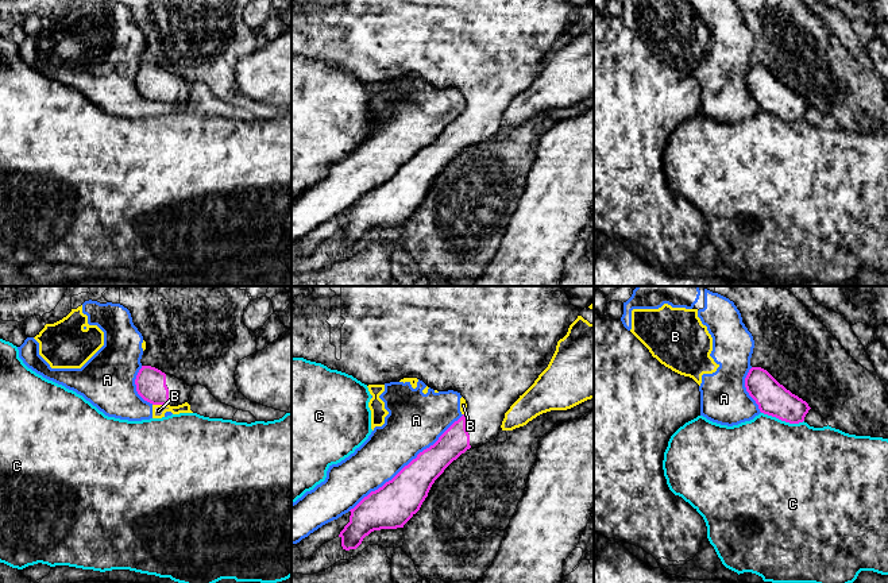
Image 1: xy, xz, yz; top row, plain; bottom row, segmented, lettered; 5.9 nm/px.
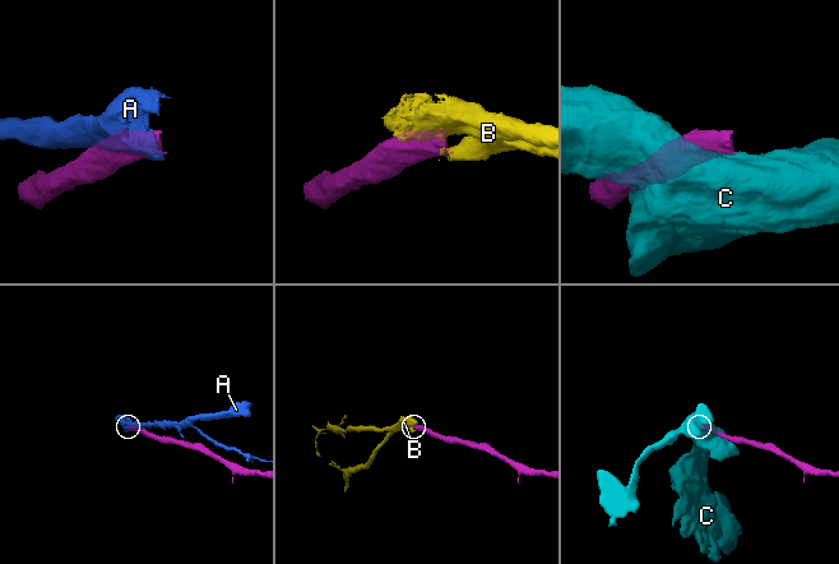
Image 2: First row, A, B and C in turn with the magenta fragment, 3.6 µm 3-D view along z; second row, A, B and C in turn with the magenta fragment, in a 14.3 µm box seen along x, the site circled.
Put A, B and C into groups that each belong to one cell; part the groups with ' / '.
A B / C

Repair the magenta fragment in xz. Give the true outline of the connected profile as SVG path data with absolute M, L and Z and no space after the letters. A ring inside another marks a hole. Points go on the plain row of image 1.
M292 0L292 55L304 55L310 59L321 61L331 67L352 73L367 84L399 80L404 76L417 76L433 88L457 89L467 101L466 111L455 119L433 143L420 150L417 155L405 163L391 178L386 179L378 188L371 189L350 208L350 220L339 232L343 247L356 247L363 236L374 228L404 225L420 208L435 178L453 158L467 147L482 144L499 132L505 111L548 65L556 49L557 39L567 32L570 23L578 16L580 8L580 5L574 4L571 0Z

